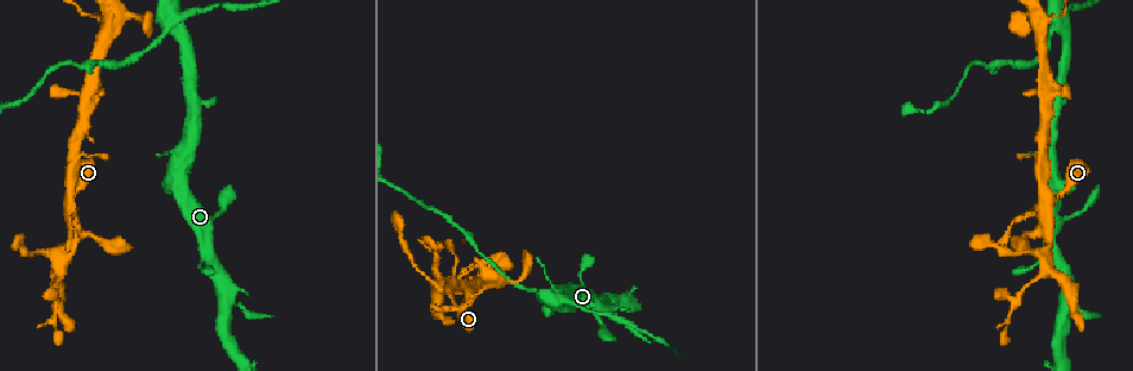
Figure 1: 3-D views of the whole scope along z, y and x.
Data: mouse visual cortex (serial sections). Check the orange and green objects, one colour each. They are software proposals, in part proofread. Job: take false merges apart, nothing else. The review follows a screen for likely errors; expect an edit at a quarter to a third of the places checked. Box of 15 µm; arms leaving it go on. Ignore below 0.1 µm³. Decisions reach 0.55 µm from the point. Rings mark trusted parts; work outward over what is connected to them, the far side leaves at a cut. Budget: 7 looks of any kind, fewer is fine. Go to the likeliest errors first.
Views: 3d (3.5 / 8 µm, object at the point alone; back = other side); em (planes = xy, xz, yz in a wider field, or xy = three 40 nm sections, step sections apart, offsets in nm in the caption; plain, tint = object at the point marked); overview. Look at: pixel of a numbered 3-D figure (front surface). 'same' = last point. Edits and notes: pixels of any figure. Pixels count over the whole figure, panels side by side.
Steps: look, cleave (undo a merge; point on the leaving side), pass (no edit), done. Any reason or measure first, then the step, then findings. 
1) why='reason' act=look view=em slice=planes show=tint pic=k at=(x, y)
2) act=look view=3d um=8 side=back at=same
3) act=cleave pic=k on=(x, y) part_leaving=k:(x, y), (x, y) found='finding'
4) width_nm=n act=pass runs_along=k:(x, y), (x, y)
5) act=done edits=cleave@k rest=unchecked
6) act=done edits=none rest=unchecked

why='four or more arms meet' act=look view=3d um=8 pic=1 at=(169, 26)

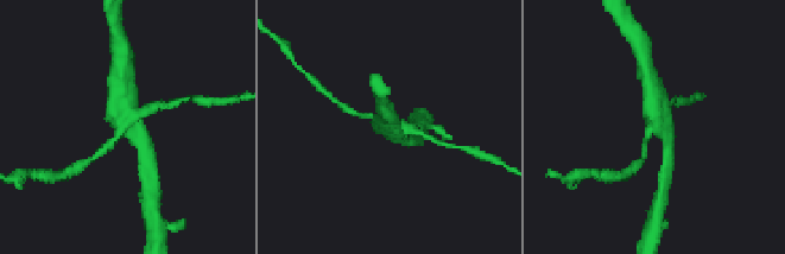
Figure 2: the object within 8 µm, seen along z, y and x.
act=look view=em slice=planes show=tint pic=2 at=(124, 124)

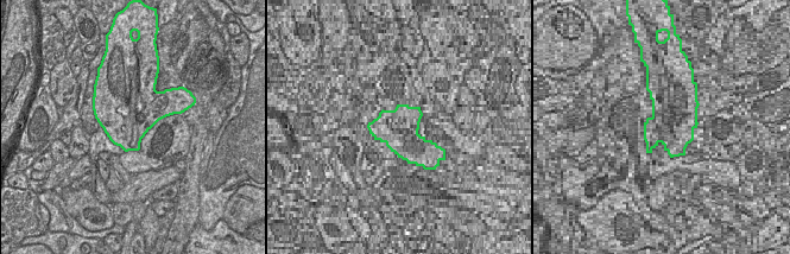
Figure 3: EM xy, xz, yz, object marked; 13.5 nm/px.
act=cleave pic=2 on=(163, 105) part_leaving=2:(122, 125), (119, 134), (88, 160) found='a second cell is stuck on'

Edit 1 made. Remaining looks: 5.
act=look view=overview

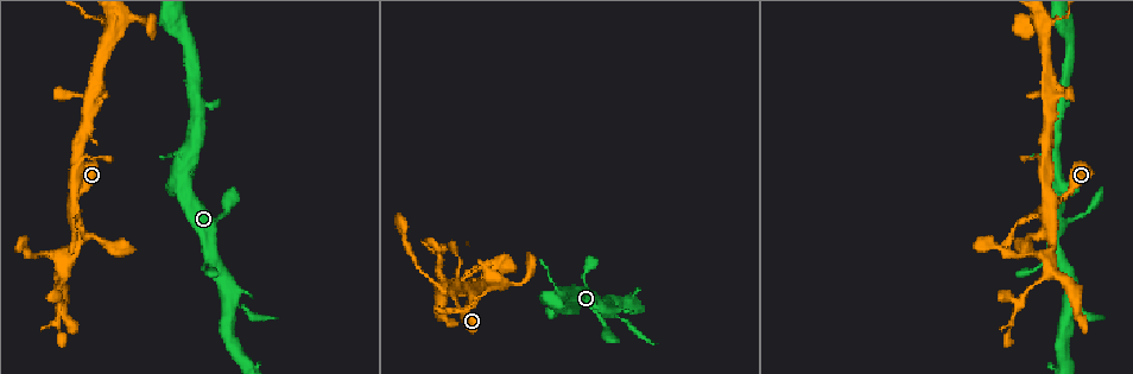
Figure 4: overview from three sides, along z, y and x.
why='sharp bend' act=look view=3d um=3.5 side=back pic=4 at=(71, 201)

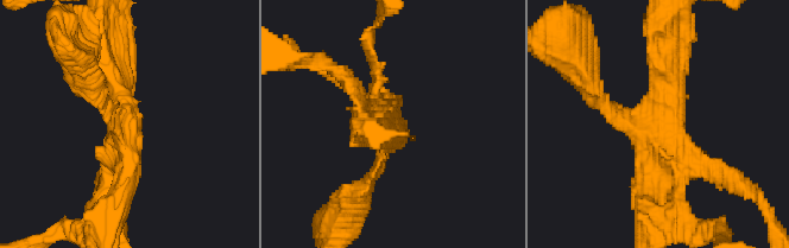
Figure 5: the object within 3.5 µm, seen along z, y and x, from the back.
act=look view=em slice=xy step=2 show=tint pic=5 at=(647, 127)

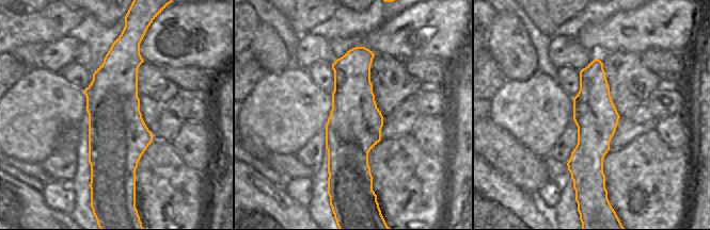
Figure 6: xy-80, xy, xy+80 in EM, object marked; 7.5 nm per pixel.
act=pass runs_along=6:(597, 62), (594, 143), (583, 180) found='all the same cell'

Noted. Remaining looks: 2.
why='small branch off a trunk' act=look view=3d um=8 pic=4 at=(1041, 24)

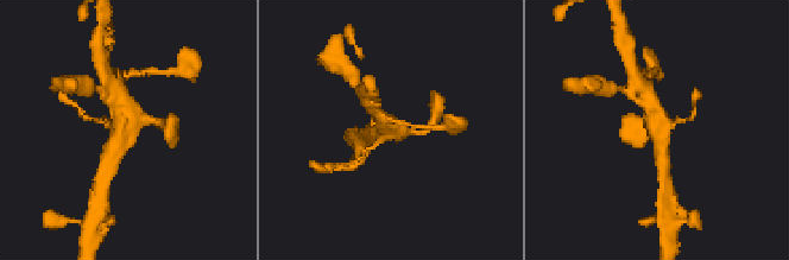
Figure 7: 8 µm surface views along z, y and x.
act=look view=em slice=planes show=tint pic=7 at=(118, 132)

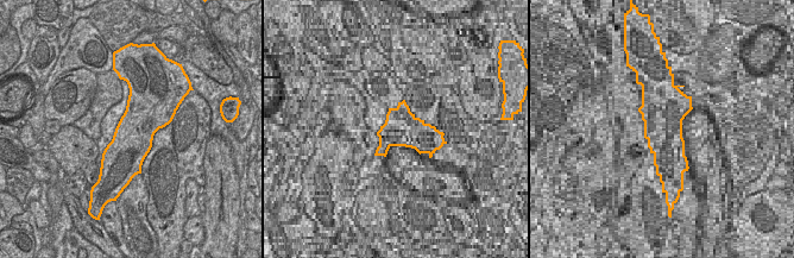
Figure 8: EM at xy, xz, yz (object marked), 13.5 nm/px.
act=pass runs_along=7:(107, 160), (120, 130), (153, 120) found='continuous, no second cell'

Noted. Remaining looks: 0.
act=done edits=cleave@2 rest=unchecked

